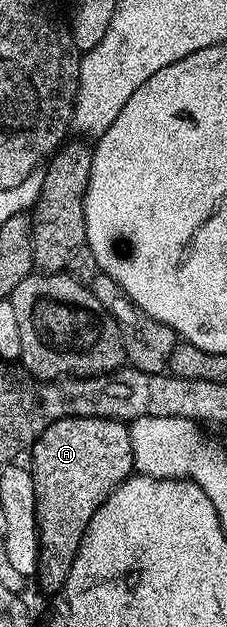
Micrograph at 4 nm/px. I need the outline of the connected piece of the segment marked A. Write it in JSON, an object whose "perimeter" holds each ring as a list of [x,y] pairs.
{"perimeter":[[[63,418],[43,434],[33,444],[33,457],[27,461],[27,467],[33,474],[35,482],[35,506],[37,507],[37,533],[39,534],[39,562],[35,583],[48,594],[61,591],[67,582],[67,574],[71,574],[71,565],[75,563],[75,554],[79,554],[79,546],[83,542],[83,534],[99,506],[118,488],[124,480],[134,475],[133,451],[131,450],[131,434],[129,424],[107,418]]]}

